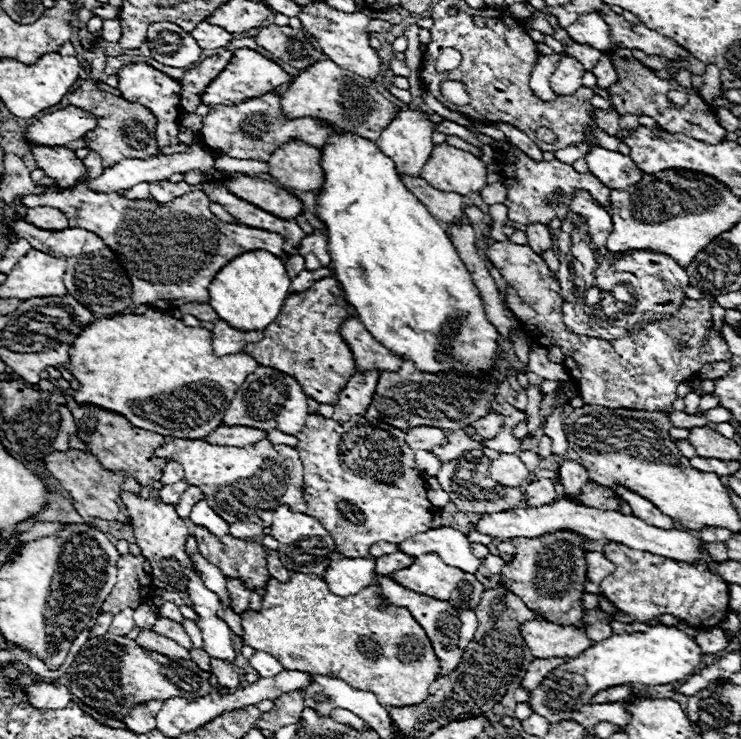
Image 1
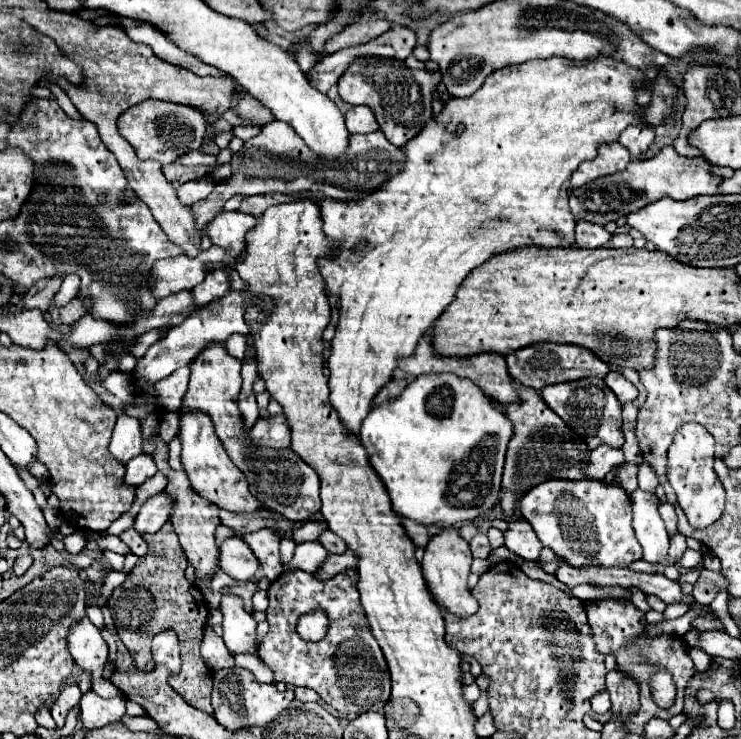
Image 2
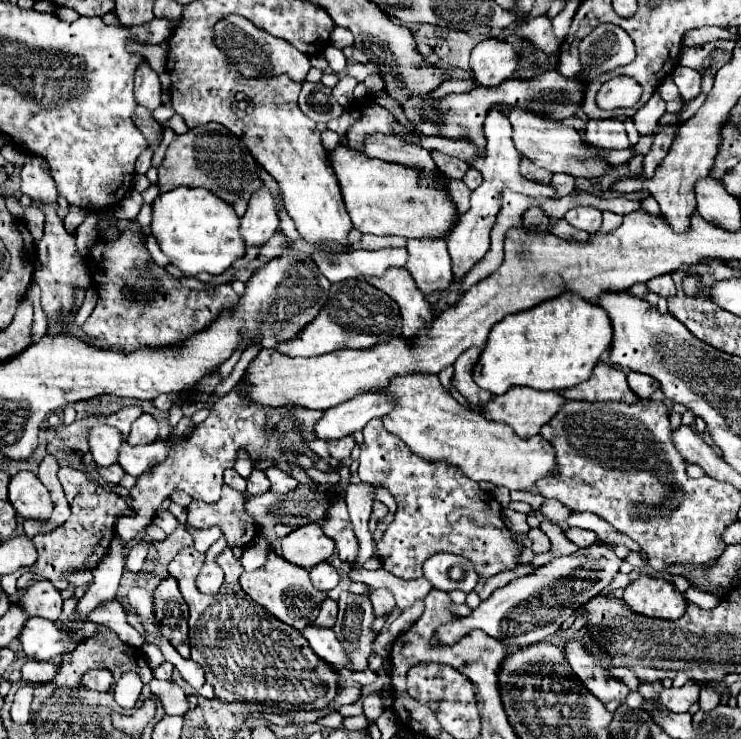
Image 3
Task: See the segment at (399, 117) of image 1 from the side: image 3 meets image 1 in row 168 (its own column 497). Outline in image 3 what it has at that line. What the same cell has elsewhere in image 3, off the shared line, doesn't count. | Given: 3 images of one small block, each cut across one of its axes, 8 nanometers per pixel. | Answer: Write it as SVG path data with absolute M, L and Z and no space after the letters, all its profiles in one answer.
M516 386L516 388L508 390L506 394L496 396L492 402L488 402L484 412L480 412L480 414L488 420L496 420L496 422L504 422L504 424L512 426L512 430L520 438L532 438L540 432L540 428L544 424L550 422L552 416L556 416L560 412L560 406L564 406L564 402L566 402L566 398L558 396L558 392L542 392L542 390Z

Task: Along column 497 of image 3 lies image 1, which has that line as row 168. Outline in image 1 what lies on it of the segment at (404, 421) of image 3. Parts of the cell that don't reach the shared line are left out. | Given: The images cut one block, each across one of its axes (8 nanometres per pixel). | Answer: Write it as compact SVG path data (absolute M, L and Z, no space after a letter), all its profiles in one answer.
M438 144L420 170L420 178L438 190L470 196L486 186L486 166L470 152Z

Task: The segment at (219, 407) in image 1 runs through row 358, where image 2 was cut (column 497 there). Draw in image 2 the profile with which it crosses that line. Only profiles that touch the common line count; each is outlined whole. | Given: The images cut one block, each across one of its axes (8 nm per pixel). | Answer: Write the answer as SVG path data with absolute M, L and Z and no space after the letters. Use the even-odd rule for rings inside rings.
M598 56L596 60L588 60L588 62L580 62L580 66L564 60L564 58L548 58L548 60L528 60L522 64L514 64L514 66L506 66L500 68L496 72L492 72L484 86L480 90L476 90L470 98L452 98L444 104L442 112L438 116L434 116L424 130L420 130L420 134L416 134L416 138L408 140L408 144L404 144L404 168L398 170L396 176L392 176L388 182L380 184L370 196L362 198L362 200L336 200L336 198L328 198L324 194L316 194L316 192L300 192L300 194L262 194L262 196L248 196L242 200L238 212L244 214L252 214L254 218L260 218L264 214L264 210L268 206L280 204L280 202L296 202L296 200L304 200L310 198L312 202L316 202L320 206L320 216L324 222L324 234L328 236L328 240L334 244L332 246L332 254L334 258L318 258L318 266L320 266L320 274L324 276L324 282L328 286L328 292L340 298L340 320L338 320L338 328L336 328L336 336L332 340L332 356L328 360L328 368L330 368L330 402L334 406L334 410L340 414L340 420L344 422L344 426L348 426L348 430L358 432L360 430L360 422L366 418L366 414L370 412L370 404L372 398L376 396L376 392L390 382L392 378L392 370L396 368L400 358L406 358L414 352L418 340L432 328L432 324L436 322L436 318L448 308L448 304L454 300L458 286L462 284L462 280L480 264L484 264L488 258L496 256L496 254L504 254L508 250L516 250L522 246L540 246L540 248L572 248L574 242L574 218L568 210L569 198L567 194L567 186L569 184L572 172L584 162L584 160L592 160L596 156L596 146L600 142L614 142L620 132L630 126L630 124L640 124L640 126L658 126L672 110L674 100L676 100L676 88L664 78L662 70L658 70L656 82L652 84L652 100L648 108L638 108L636 106L636 90L640 90L640 84L636 84L642 78L642 74L638 70L632 70L630 66L624 66L620 62L612 62L612 58L604 58ZM644 110L644 112L642 112ZM366 240L364 248L358 248L358 242Z

